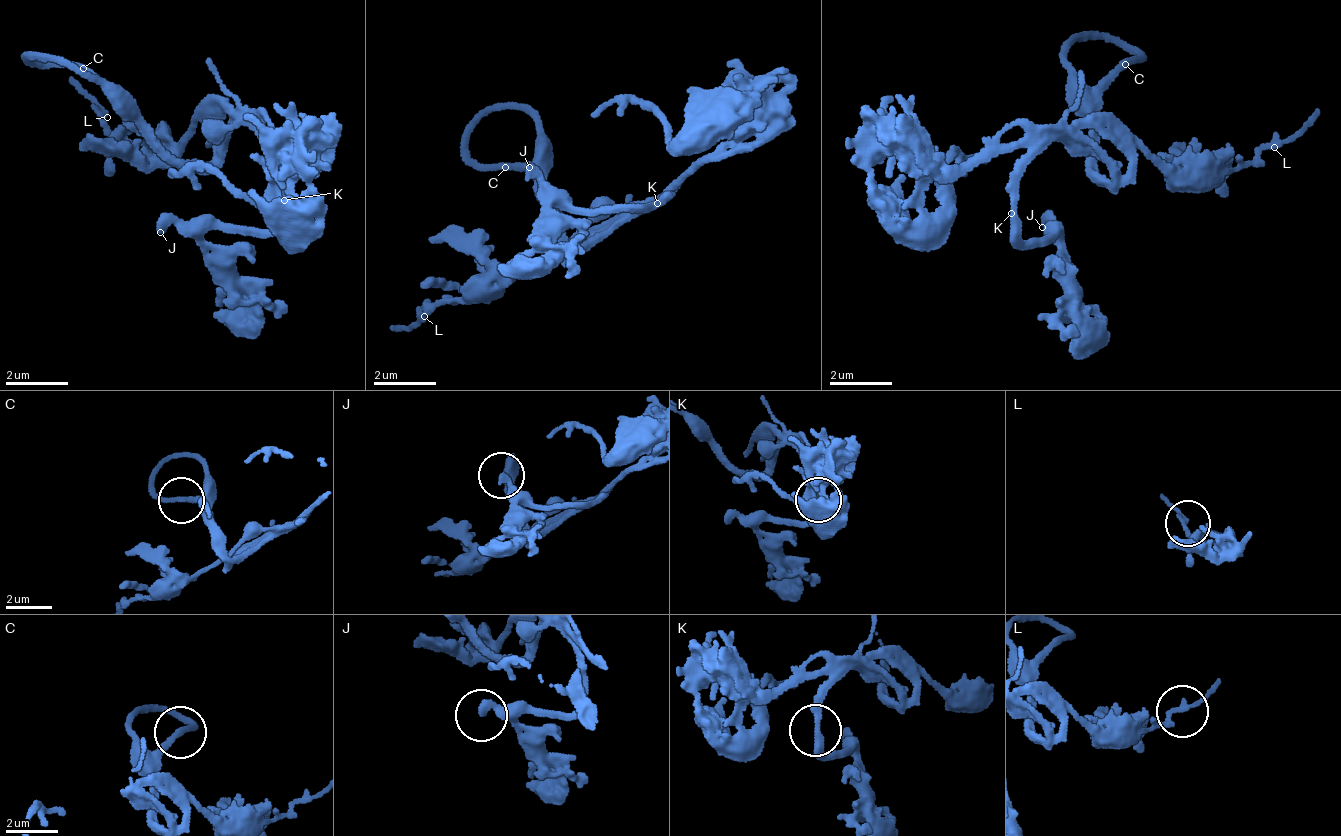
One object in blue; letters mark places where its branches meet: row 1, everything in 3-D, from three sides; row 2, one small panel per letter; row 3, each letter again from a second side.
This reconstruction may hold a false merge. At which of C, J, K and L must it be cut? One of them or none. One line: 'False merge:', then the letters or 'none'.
False merge: none

